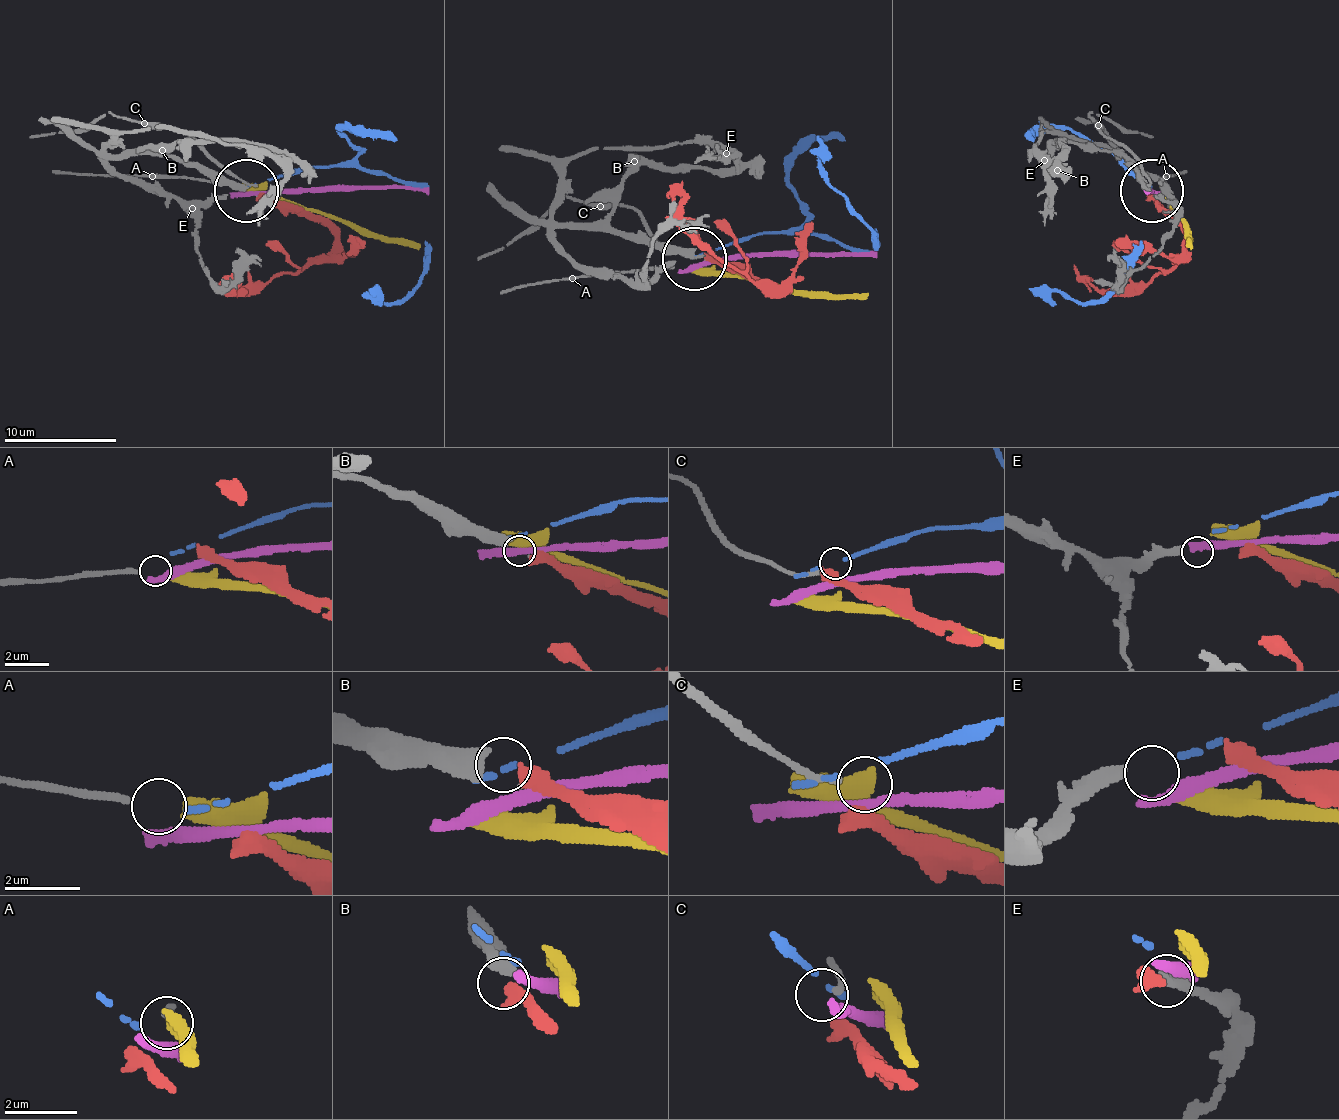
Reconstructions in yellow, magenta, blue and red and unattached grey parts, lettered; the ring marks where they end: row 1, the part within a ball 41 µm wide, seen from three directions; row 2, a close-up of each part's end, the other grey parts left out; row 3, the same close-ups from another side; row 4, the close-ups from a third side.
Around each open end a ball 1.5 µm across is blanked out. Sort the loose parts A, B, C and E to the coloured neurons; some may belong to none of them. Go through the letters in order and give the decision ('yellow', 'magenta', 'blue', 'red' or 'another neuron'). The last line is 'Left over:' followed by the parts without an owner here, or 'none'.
A: another neuron
B: red
C: another neuron
E: another neuron
Left over: A, C, E

